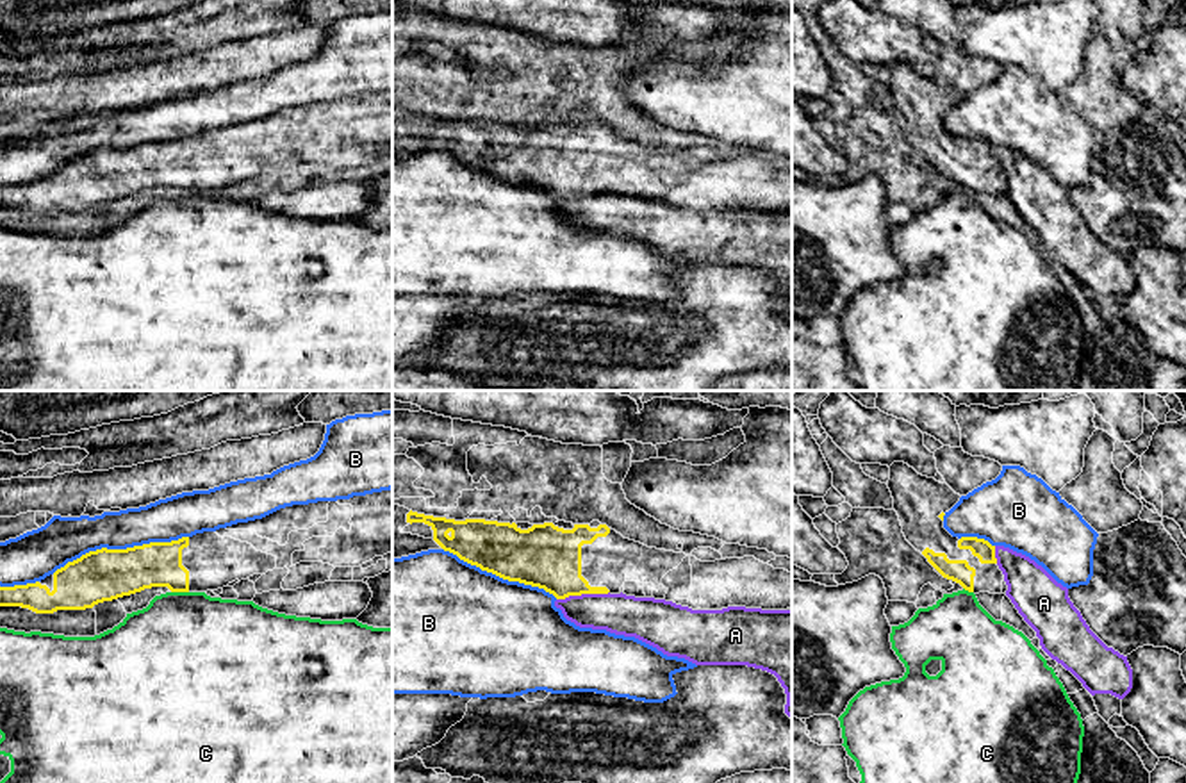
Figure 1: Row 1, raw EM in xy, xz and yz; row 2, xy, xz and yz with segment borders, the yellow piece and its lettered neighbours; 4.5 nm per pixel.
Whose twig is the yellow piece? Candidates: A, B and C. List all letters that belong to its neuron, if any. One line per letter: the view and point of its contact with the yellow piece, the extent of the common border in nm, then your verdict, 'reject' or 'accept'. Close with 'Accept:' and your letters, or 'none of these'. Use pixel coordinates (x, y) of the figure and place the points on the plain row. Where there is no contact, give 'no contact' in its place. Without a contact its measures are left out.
A: xz (582, 193) | 240 nm | reject
B: xy (120, 150) | 650 nm | reject
C: xy (181, 191) | 80 nm | reject
Accept: none of these

